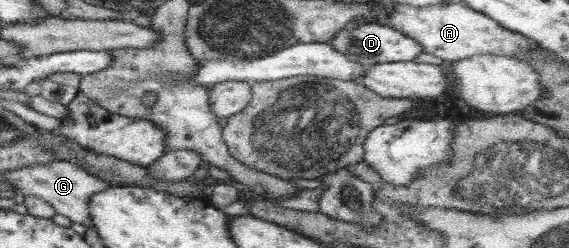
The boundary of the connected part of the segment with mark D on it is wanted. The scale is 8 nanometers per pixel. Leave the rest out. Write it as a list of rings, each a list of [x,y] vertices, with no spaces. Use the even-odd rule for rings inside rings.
[[[382,21],[359,23],[357,27],[341,29],[329,42],[336,53],[348,57],[348,61],[356,61],[366,67],[382,63],[410,62],[422,54],[423,47],[400,30],[385,25]]]

